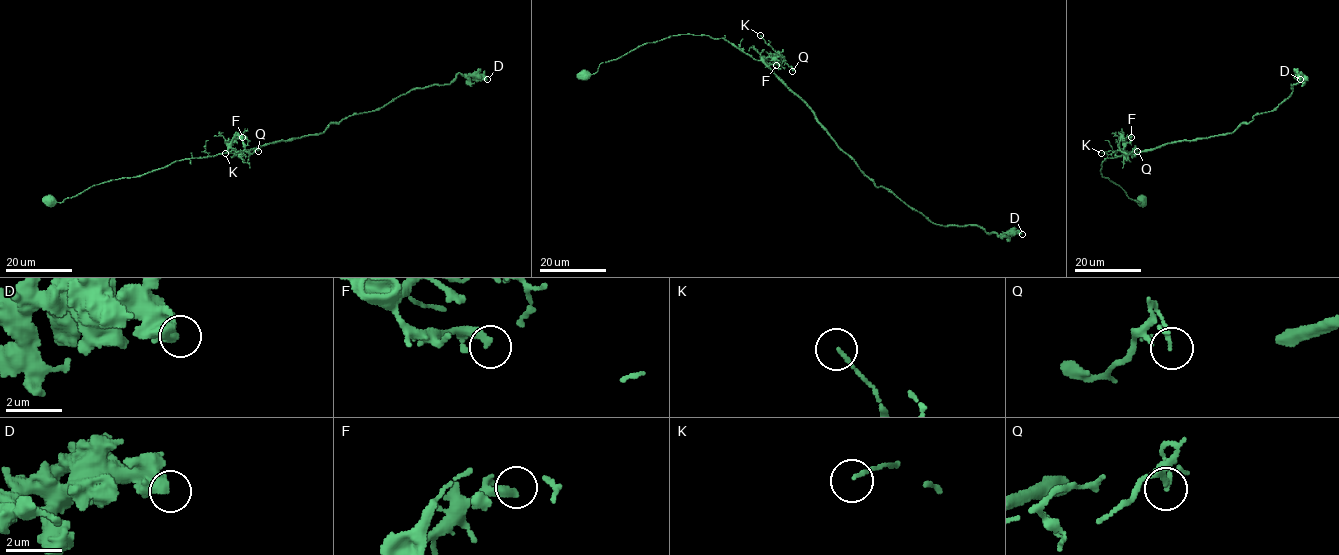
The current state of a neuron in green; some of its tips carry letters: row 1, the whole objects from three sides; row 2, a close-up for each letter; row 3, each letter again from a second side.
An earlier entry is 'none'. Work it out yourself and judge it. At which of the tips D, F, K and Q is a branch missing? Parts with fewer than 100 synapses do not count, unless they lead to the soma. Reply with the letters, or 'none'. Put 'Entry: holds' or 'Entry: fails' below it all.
none
Entry: holds

